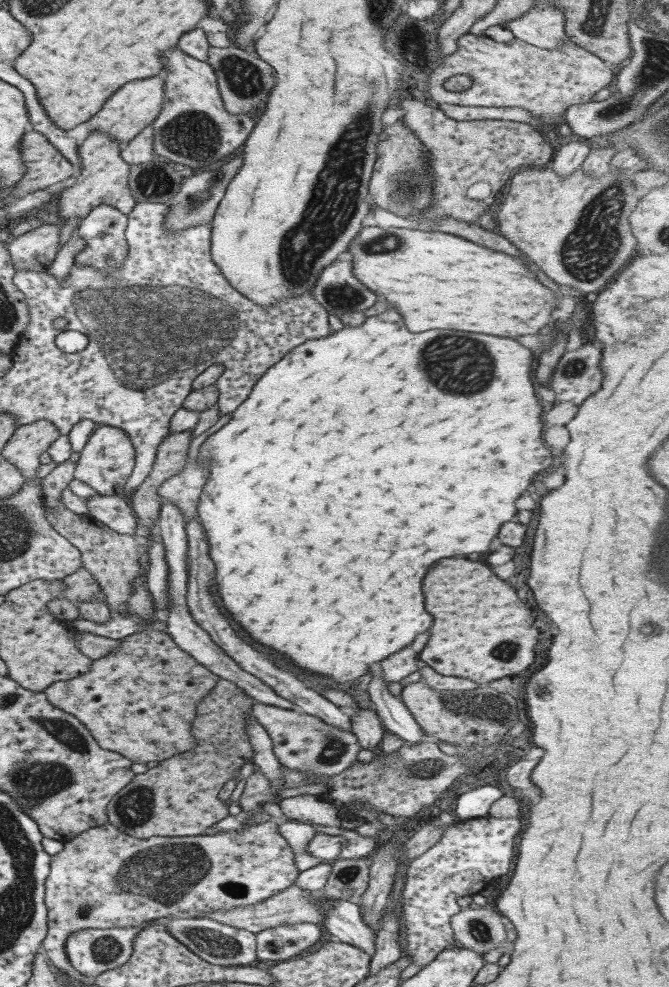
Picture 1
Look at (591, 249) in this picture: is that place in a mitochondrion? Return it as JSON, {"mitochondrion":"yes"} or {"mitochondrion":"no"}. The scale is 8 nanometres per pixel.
{"mitochondrion":"yes"}

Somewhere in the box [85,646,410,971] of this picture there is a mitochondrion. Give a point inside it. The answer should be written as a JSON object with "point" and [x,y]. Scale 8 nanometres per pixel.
{"point":[164,874]}

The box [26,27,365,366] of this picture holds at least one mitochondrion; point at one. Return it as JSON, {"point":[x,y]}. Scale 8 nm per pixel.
{"point":[193,136]}

